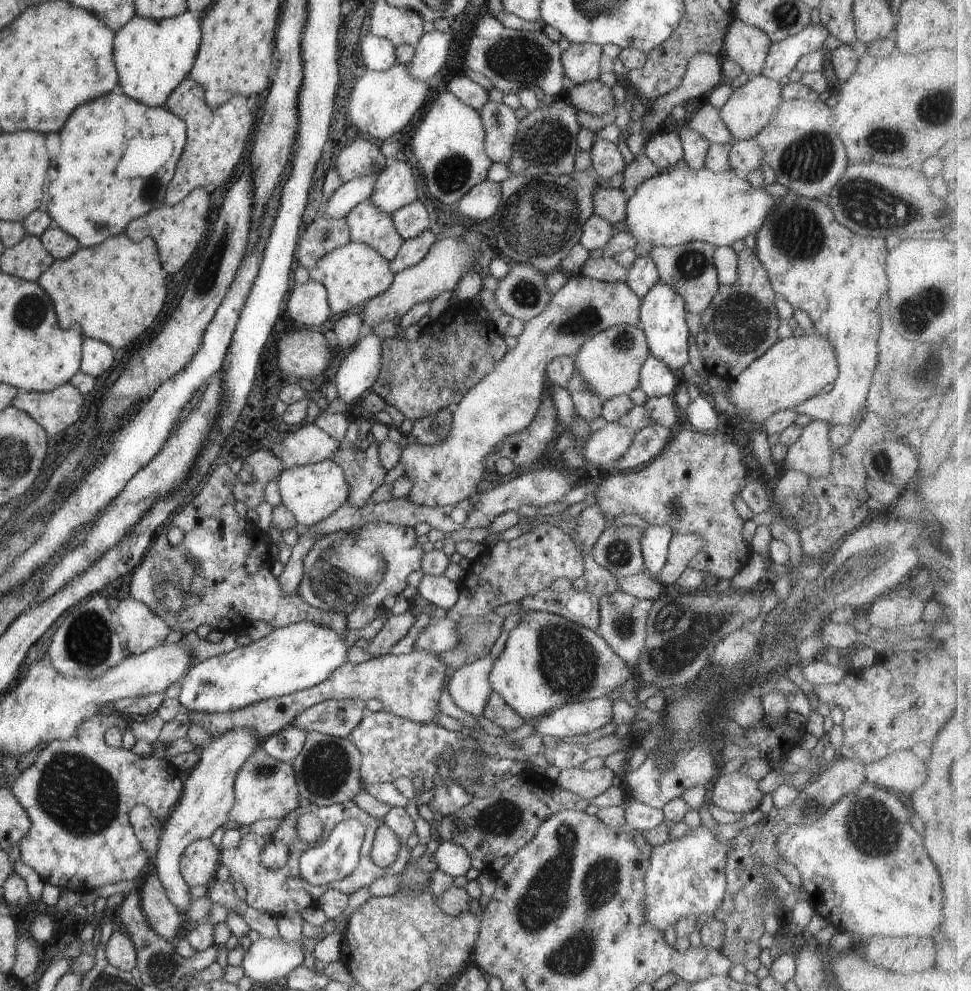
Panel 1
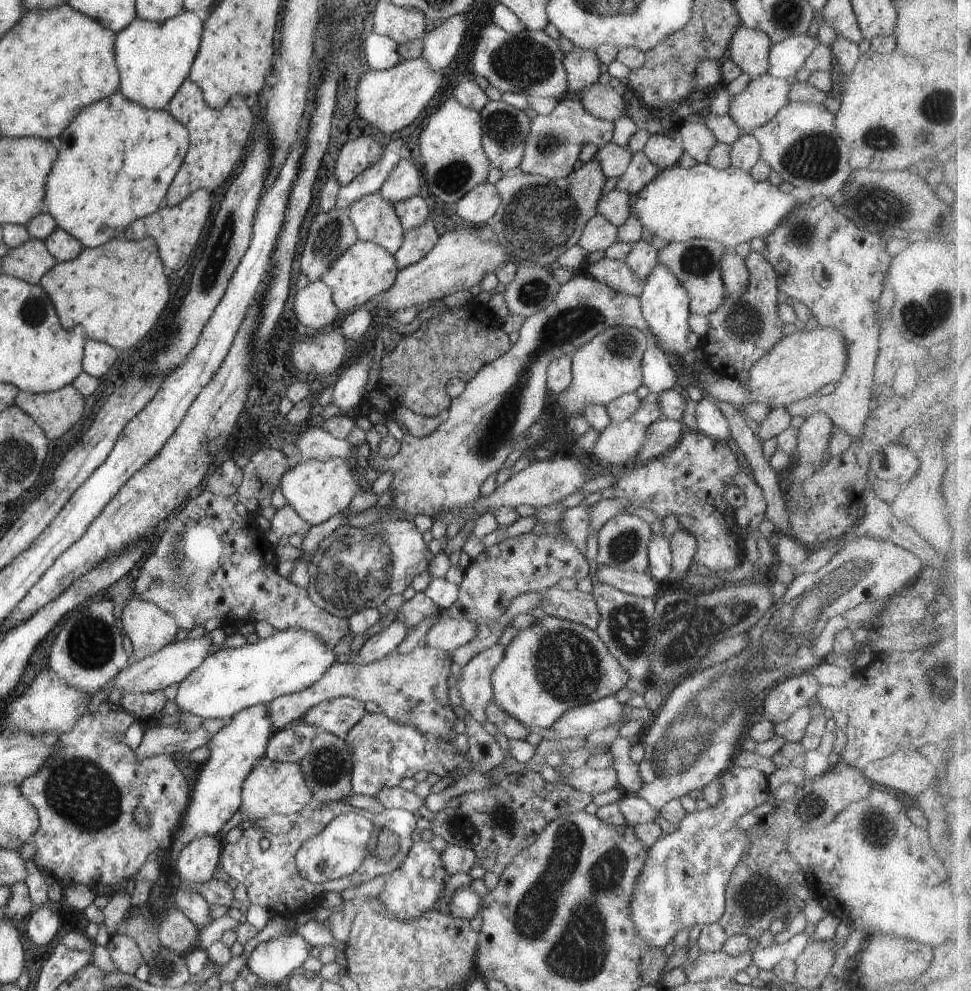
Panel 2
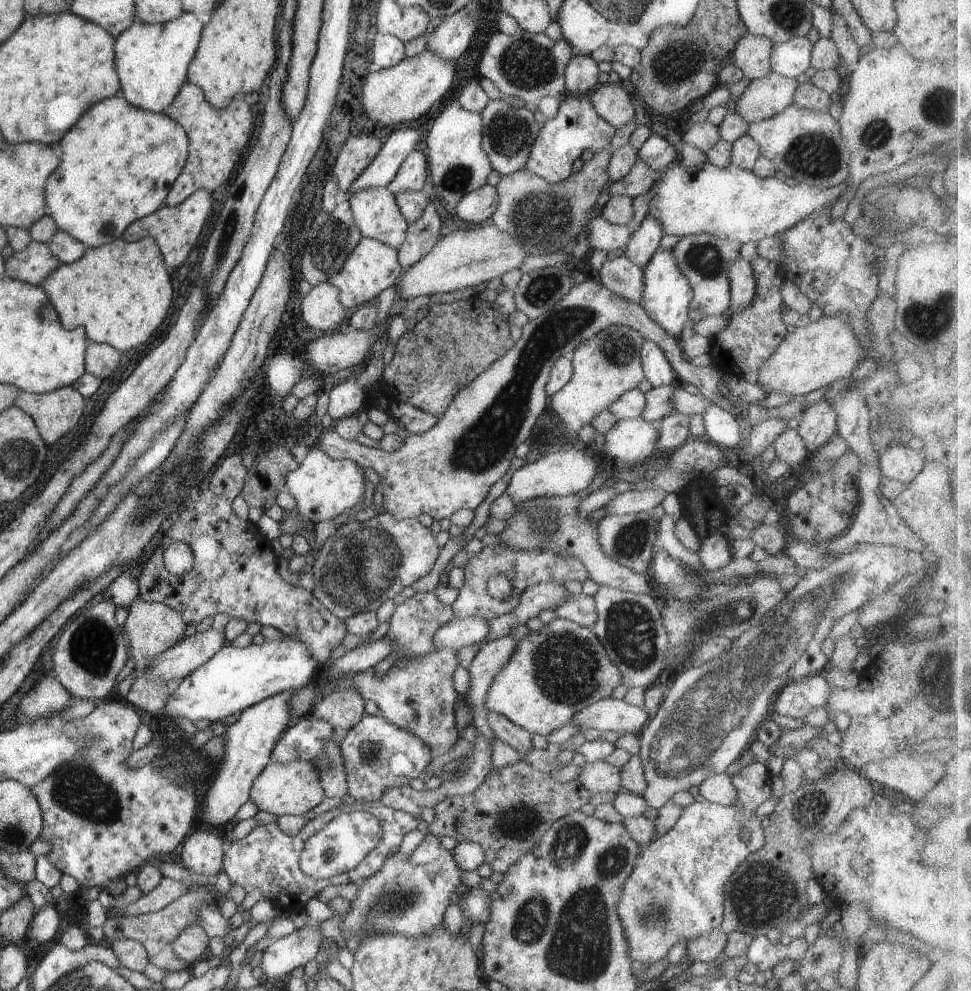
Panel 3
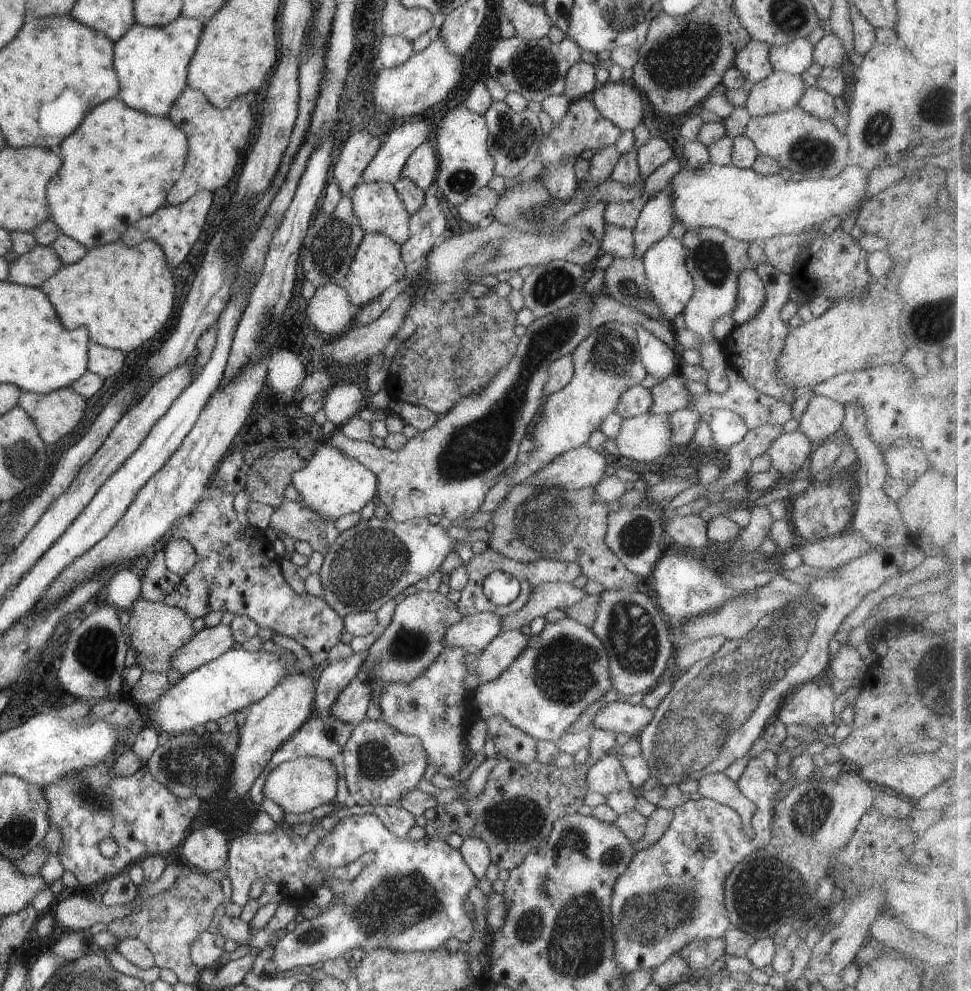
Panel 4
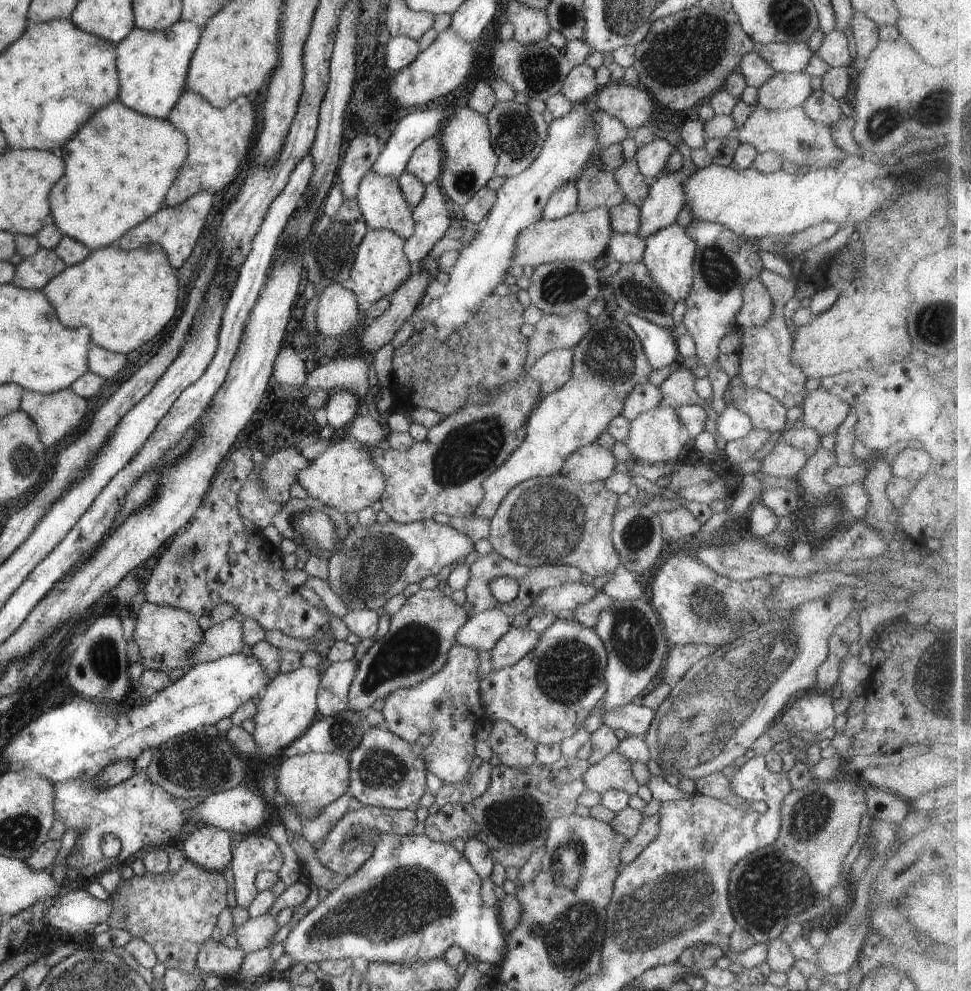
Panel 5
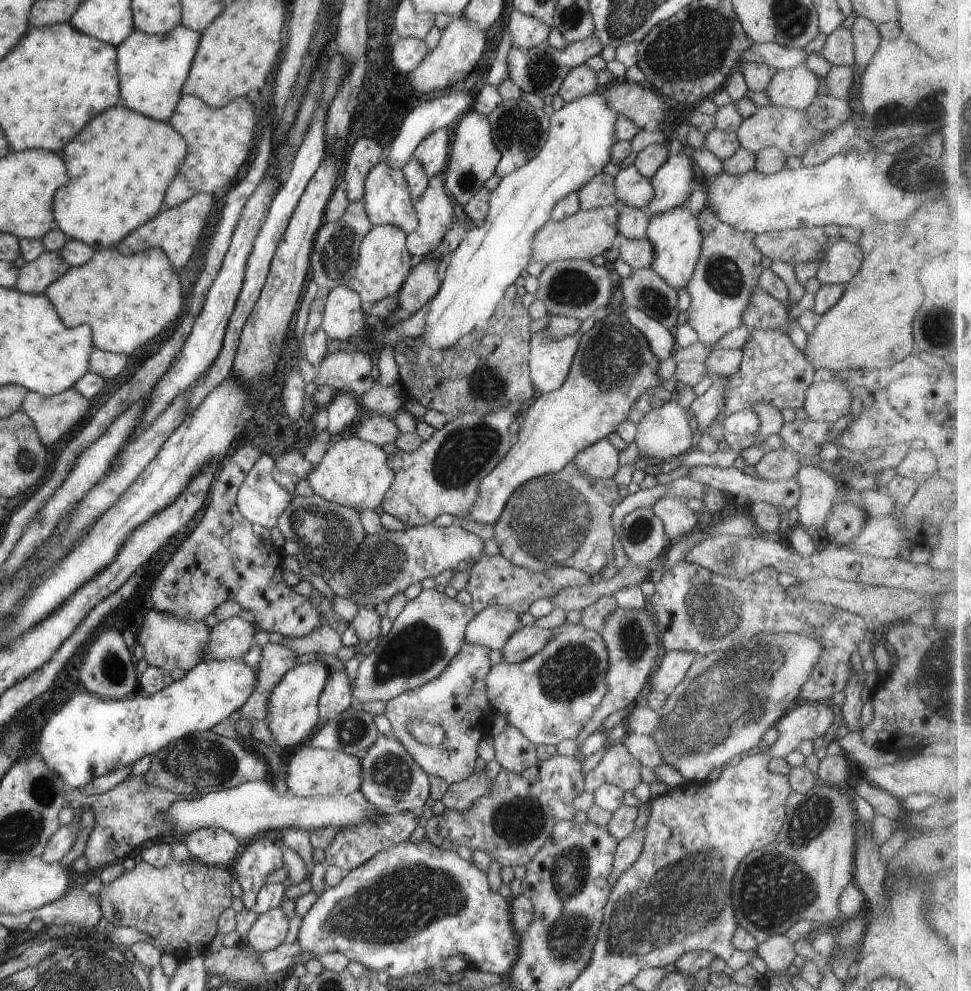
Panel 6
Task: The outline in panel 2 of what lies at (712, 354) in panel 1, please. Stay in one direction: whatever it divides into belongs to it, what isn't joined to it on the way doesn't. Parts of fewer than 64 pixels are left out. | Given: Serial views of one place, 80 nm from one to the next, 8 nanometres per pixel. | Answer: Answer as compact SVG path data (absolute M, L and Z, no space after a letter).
M752 251L743 259L749 271L746 290L738 296L726 292L722 304L707 315L710 328L700 346L704 362L718 376L739 380L746 378L752 365L782 338L784 324L779 317L777 272L762 253Z

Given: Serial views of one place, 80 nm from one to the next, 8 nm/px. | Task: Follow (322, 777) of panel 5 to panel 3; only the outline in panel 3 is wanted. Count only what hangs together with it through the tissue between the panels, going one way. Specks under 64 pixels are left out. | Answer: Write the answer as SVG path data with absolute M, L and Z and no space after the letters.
M270 760L262 772L254 779L250 787L249 799L254 802L258 810L264 810L268 814L282 815L306 815L309 811L322 802L325 798L319 784L317 771L310 761L288 761L279 763Z

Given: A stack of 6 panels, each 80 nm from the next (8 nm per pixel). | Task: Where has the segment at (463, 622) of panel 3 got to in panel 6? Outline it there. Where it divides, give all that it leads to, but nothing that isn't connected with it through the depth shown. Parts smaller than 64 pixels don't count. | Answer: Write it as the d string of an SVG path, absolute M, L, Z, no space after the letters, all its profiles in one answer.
M494 605L486 607L482 612L477 613L466 627L465 642L473 645L482 645L488 650L494 650L496 648L501 650L506 639L522 627L518 615L518 613L502 606Z

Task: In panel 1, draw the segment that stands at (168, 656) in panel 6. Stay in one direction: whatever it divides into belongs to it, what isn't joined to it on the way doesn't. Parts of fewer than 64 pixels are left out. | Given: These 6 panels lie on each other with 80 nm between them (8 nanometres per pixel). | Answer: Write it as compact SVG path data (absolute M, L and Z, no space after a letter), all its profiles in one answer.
M128 596L122 599L114 611L116 626L127 640L132 655L142 654L161 645L170 632L166 621L154 614L142 601Z

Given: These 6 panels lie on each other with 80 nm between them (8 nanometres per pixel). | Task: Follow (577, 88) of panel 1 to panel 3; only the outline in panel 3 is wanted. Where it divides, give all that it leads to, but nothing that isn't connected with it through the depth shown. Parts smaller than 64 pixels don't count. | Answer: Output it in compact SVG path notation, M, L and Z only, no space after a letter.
M598 84L588 94L598 116L618 129L633 120L634 108L630 101L632 93L625 91L617 84Z

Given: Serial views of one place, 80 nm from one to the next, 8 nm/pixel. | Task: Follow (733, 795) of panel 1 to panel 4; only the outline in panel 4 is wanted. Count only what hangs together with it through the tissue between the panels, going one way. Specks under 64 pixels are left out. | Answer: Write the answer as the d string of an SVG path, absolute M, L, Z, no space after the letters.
M751 758L745 771L735 782L740 792L756 805L751 822L753 838L748 840L742 833L740 815L732 808L707 798L690 799L685 804L673 808L673 819L668 830L654 843L632 857L626 872L618 877L611 896L611 918L613 920L613 937L615 938L615 959L628 975L639 968L659 967L671 954L690 941L723 937L730 928L724 902L724 882L726 876L742 862L748 854L764 848L771 839L771 824L775 818L773 808L774 794L781 783L776 774L768 771L762 760Z

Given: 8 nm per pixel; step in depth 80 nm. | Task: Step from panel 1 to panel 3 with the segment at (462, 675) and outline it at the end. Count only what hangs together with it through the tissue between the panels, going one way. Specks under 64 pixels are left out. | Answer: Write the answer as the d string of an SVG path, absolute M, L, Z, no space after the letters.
M510 635L486 643L472 659L471 665L467 669L470 676L470 683L464 700L469 706L473 716L473 725L485 734L485 737L491 742L495 734L489 727L485 702L487 699L487 690L492 684L493 678L497 672L510 660L515 651L519 640L515 640Z

